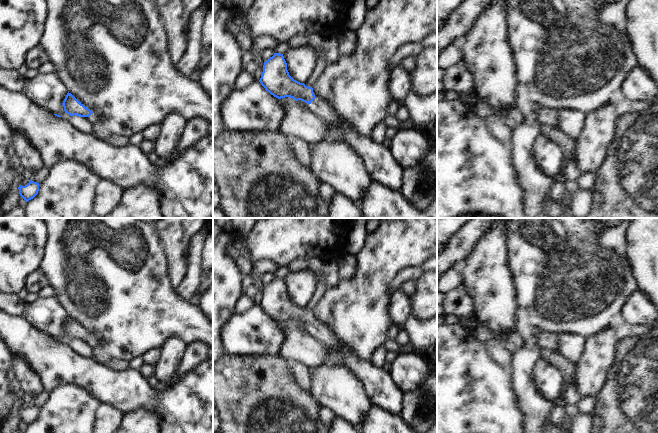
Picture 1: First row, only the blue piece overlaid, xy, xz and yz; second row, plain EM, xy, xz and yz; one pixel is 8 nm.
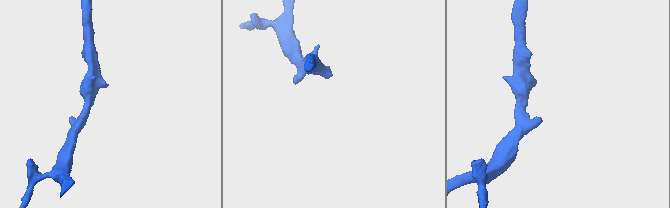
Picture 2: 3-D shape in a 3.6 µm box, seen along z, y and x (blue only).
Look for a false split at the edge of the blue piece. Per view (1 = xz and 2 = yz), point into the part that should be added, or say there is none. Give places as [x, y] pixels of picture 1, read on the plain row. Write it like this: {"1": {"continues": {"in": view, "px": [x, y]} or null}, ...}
{"1": {"continues": {"in": "xz", "px": [319, 332]}}, "2": {"continues": null}}

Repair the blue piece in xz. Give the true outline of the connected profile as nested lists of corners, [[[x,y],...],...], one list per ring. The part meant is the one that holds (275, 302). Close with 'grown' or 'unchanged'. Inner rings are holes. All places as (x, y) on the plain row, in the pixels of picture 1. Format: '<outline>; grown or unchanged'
[[[274,277],[263,289],[263,296],[259,304],[261,309],[274,321],[281,323],[293,322],[311,329],[312,336],[327,348],[338,344],[338,340],[321,323],[316,322],[312,311],[294,304],[287,294],[287,287],[283,278]]]; grown

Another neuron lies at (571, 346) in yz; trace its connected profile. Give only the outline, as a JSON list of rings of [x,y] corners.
[[[569,333],[558,334],[559,352],[568,361],[578,364],[583,352],[586,339],[582,336]]]

